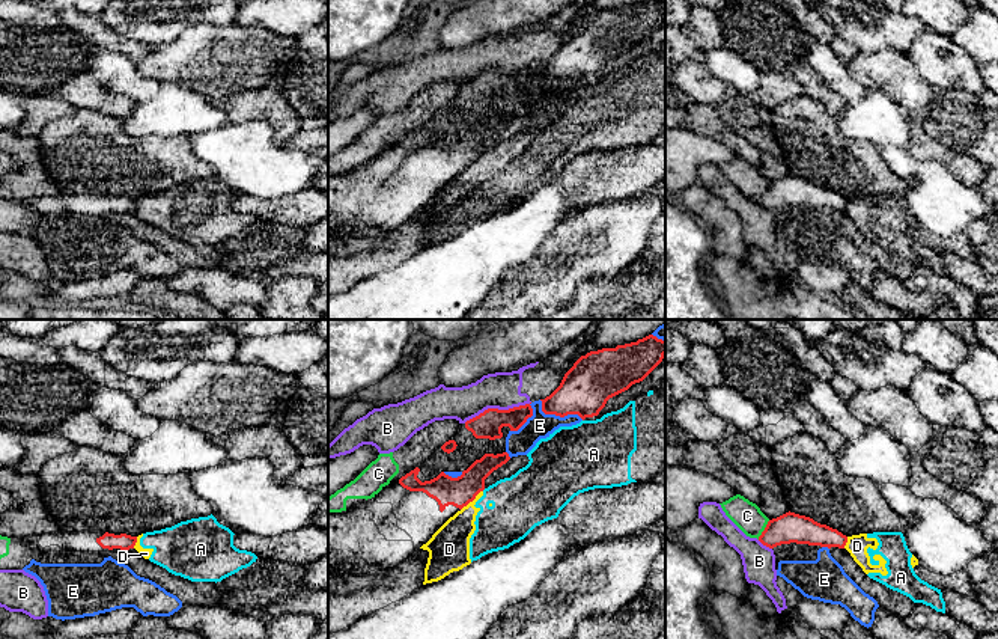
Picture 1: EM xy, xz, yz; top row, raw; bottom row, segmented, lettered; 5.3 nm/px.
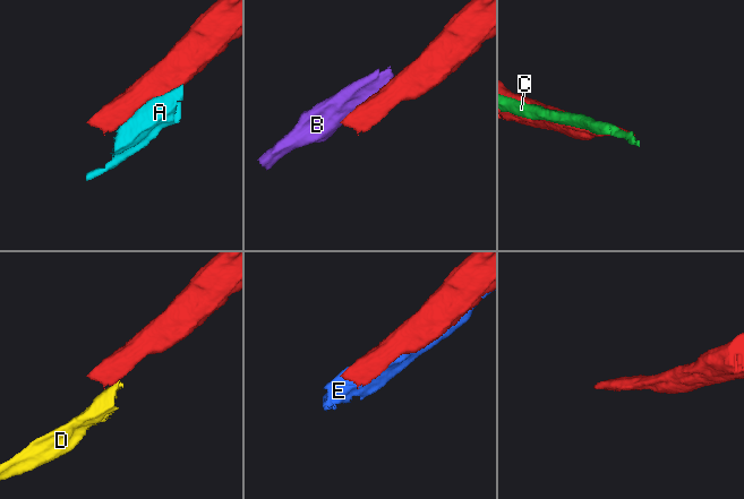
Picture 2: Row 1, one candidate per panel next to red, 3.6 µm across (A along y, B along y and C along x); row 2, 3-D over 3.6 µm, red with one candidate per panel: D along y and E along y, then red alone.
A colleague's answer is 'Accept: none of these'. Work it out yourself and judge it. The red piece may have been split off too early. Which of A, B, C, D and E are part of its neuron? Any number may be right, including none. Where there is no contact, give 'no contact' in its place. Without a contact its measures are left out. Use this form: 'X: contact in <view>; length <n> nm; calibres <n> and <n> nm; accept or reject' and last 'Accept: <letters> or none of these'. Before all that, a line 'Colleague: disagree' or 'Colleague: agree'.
Colleague: agree
A: no contact; reject
B: contact in xz; length 380 nm; calibres 140 and 200 nm; reject
C: contact in yz; length 120 nm; calibres 160 and 160 nm; reject
D: contact in xz; length 160 nm; calibres 160 and 190 nm; reject
E: contact in xz; length 260 nm; calibres 260 and 140 nm; reject
Accept: none of these

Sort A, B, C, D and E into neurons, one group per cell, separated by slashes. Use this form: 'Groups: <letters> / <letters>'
Groups: A D / B / C / E

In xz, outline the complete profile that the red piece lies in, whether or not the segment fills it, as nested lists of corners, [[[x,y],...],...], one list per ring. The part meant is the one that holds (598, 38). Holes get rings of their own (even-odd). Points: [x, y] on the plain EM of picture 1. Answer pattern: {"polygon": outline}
{"polygon": [[[643,0],[637,5],[602,11],[581,18],[560,48],[542,63],[545,77],[564,80],[598,78],[607,63],[643,44],[664,21],[665,3]]]}

